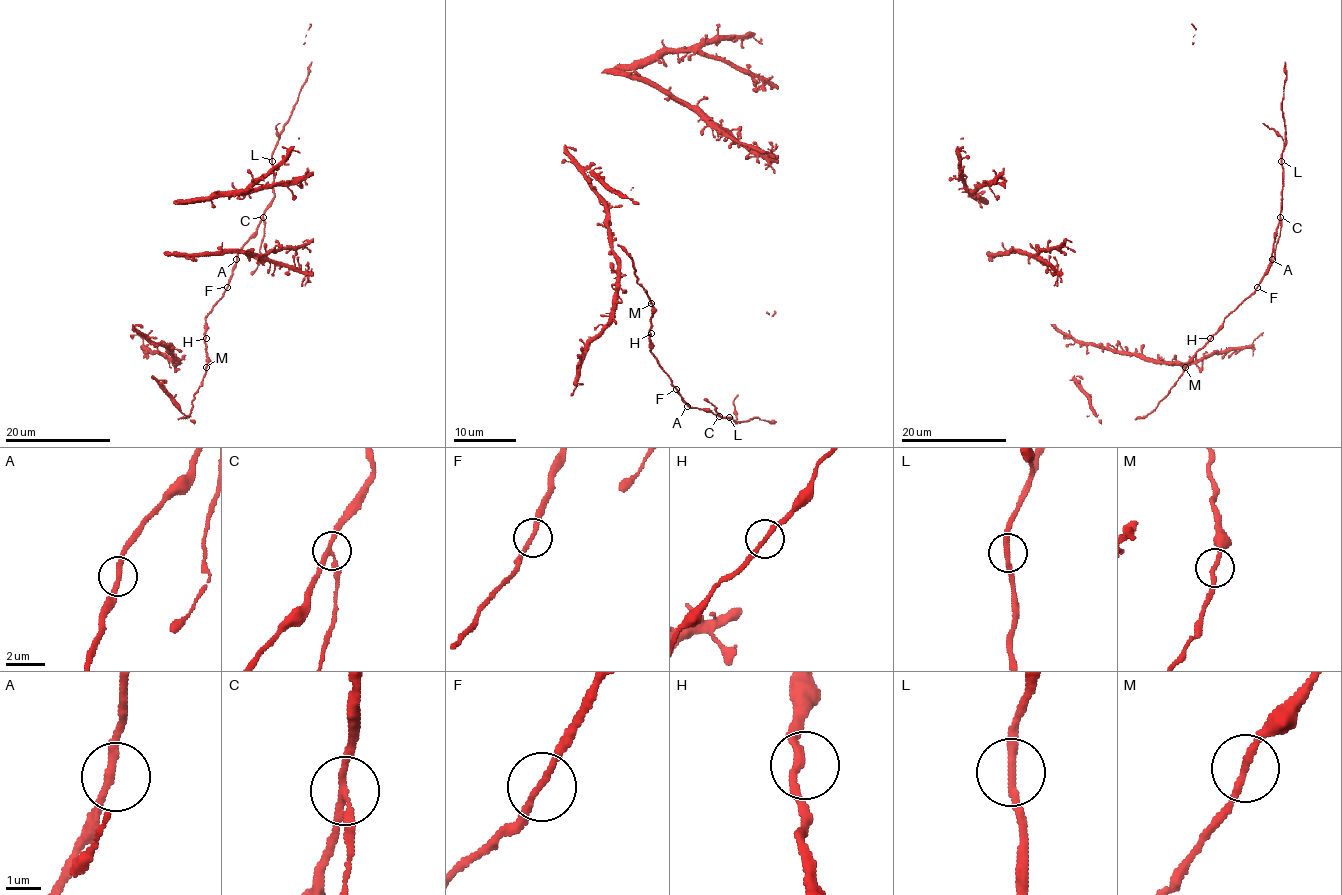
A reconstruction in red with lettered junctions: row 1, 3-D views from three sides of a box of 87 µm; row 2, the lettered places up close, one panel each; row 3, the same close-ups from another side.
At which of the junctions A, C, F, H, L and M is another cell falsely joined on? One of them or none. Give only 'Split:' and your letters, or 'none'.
Split: C

